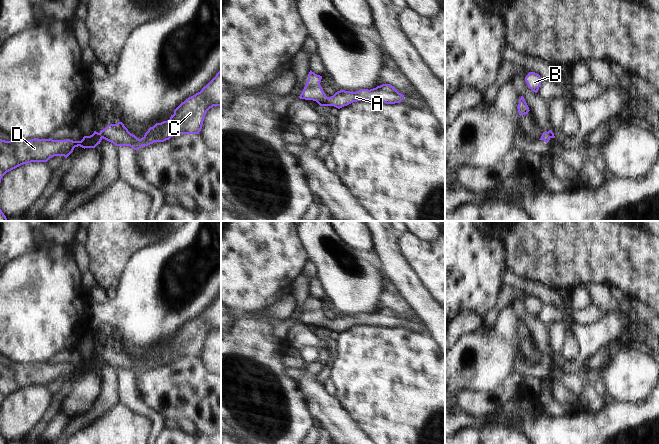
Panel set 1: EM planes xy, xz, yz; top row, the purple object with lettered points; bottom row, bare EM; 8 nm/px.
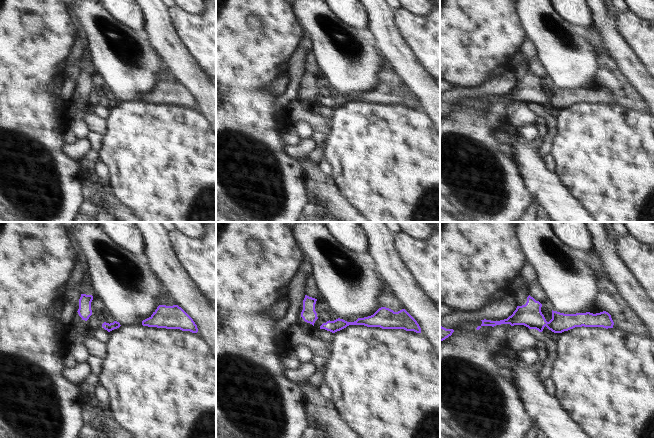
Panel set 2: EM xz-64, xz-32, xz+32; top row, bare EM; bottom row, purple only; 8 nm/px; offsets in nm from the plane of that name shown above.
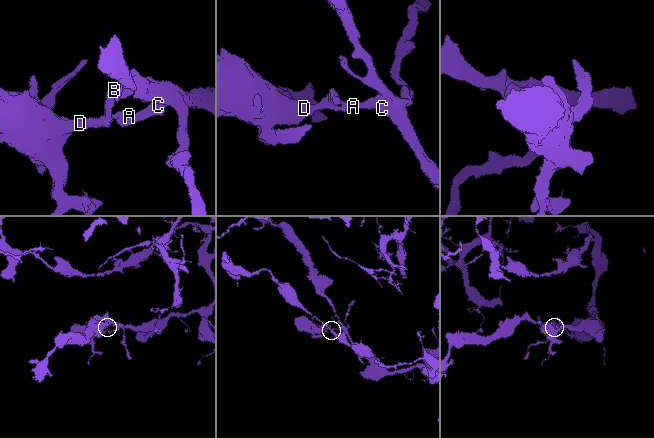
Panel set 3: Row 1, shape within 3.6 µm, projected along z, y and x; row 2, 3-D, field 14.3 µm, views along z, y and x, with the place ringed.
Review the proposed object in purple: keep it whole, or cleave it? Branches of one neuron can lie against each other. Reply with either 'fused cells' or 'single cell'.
single cell

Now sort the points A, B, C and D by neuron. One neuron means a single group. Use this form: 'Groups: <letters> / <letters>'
Groups: A B C D.

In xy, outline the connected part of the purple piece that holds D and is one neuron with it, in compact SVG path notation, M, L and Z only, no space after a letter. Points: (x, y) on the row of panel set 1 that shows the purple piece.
M221 71L195 95L182 102L170 119L150 127L139 139L131 134L122 122L110 124L99 133L94 131L81 141L32 139L0 139L0 183L9 171L31 162L47 162L54 156L67 158L75 147L95 148L105 139L115 146L130 146L134 150L154 142L164 142L177 134L199 134L204 117L213 106L221 106Z

